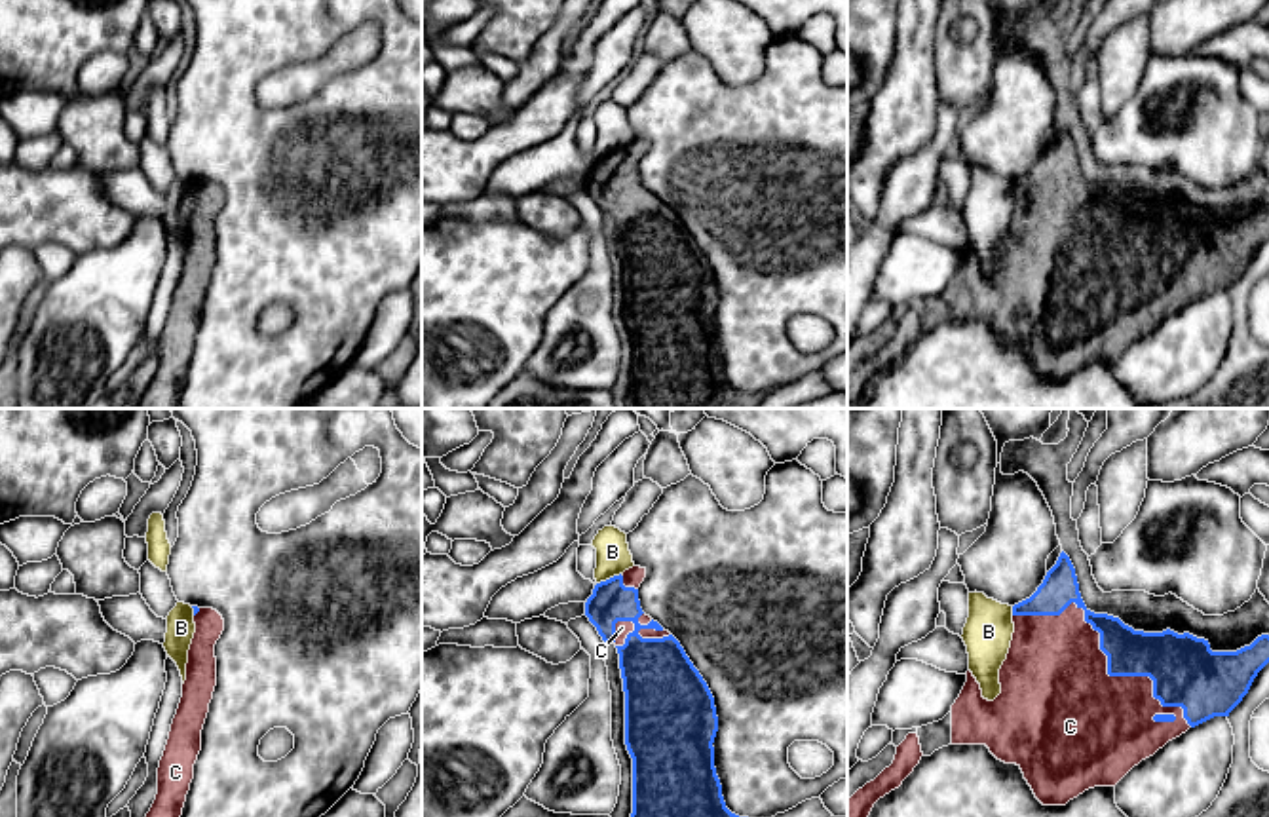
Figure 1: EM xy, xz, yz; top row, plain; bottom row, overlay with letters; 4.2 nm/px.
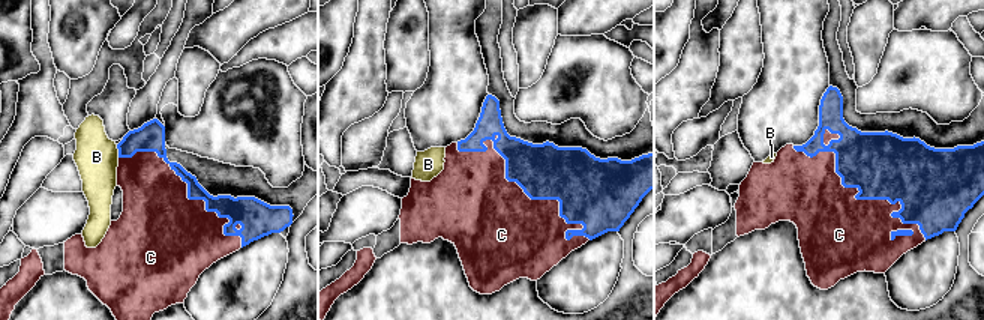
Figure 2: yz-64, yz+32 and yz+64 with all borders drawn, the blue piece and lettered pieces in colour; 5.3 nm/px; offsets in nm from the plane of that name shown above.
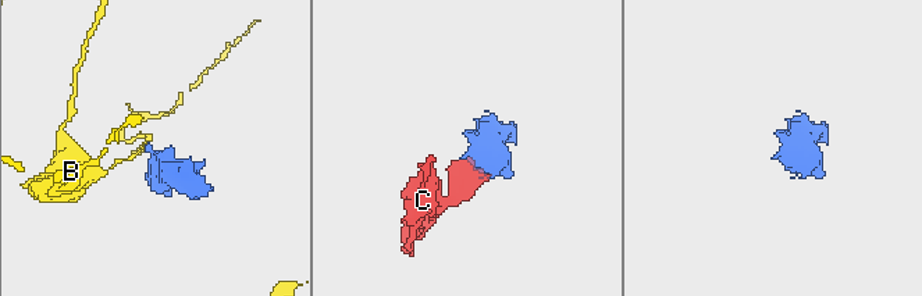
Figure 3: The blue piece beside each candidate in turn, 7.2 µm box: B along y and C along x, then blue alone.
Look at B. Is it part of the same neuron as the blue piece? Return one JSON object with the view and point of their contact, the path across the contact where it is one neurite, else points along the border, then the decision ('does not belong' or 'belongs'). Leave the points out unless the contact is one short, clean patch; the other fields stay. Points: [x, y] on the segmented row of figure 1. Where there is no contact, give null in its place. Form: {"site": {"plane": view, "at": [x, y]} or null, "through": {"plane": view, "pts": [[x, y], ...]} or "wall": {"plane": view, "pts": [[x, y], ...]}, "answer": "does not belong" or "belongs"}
{"site": {"plane": "xz", "at": [610, 578]}, "wall": {"plane": "xz", "pts": [[620, 572], [597, 584]]}, "answer": "does not belong"}

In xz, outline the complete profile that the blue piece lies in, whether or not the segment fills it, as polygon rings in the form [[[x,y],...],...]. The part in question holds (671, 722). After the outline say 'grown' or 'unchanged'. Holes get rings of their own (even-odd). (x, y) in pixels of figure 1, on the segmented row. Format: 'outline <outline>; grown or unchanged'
outline [[[633,566],[595,585],[585,616],[614,642],[625,692],[625,745],[633,758],[631,817],[739,817],[726,808],[714,768],[714,697],[680,642],[640,608],[646,568]]]; grown

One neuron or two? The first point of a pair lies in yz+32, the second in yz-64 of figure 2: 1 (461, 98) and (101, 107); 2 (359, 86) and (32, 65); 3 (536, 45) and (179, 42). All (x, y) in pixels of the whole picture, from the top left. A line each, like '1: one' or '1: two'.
1: one
2: two
3: two

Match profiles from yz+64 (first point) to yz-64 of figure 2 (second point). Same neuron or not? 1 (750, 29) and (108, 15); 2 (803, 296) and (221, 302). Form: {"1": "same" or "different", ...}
{"1": "same", "2": "different"}

